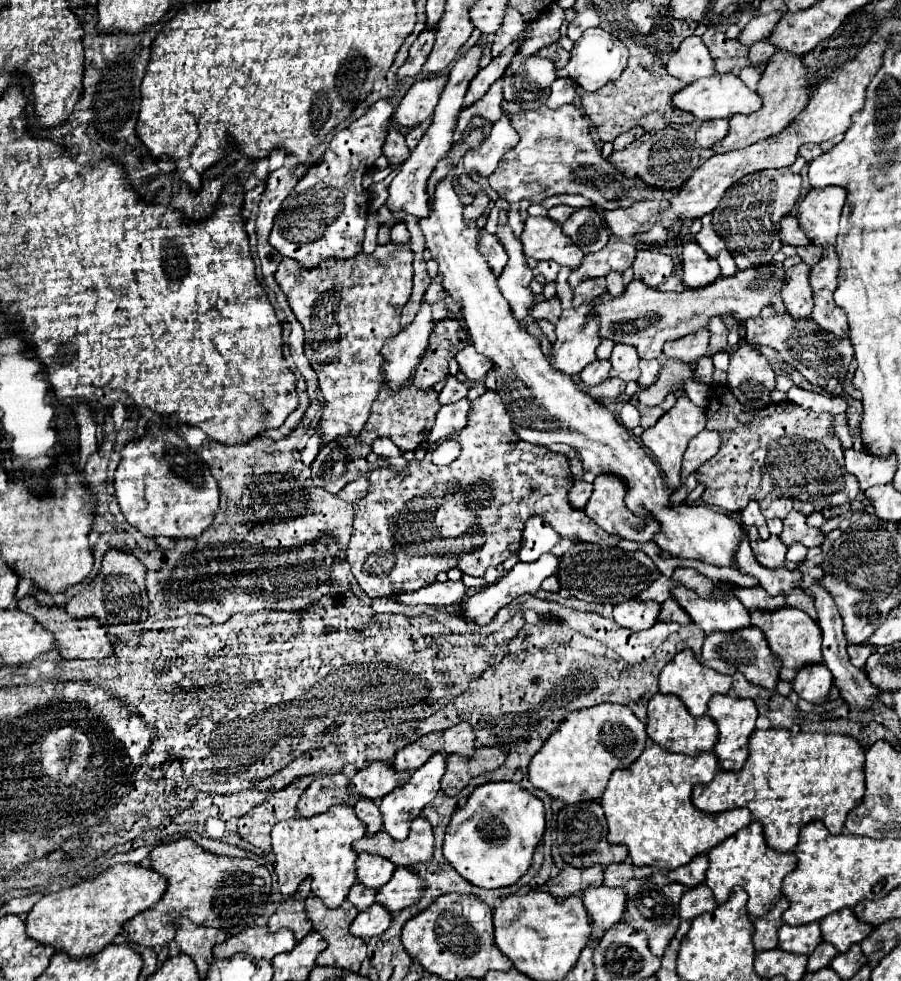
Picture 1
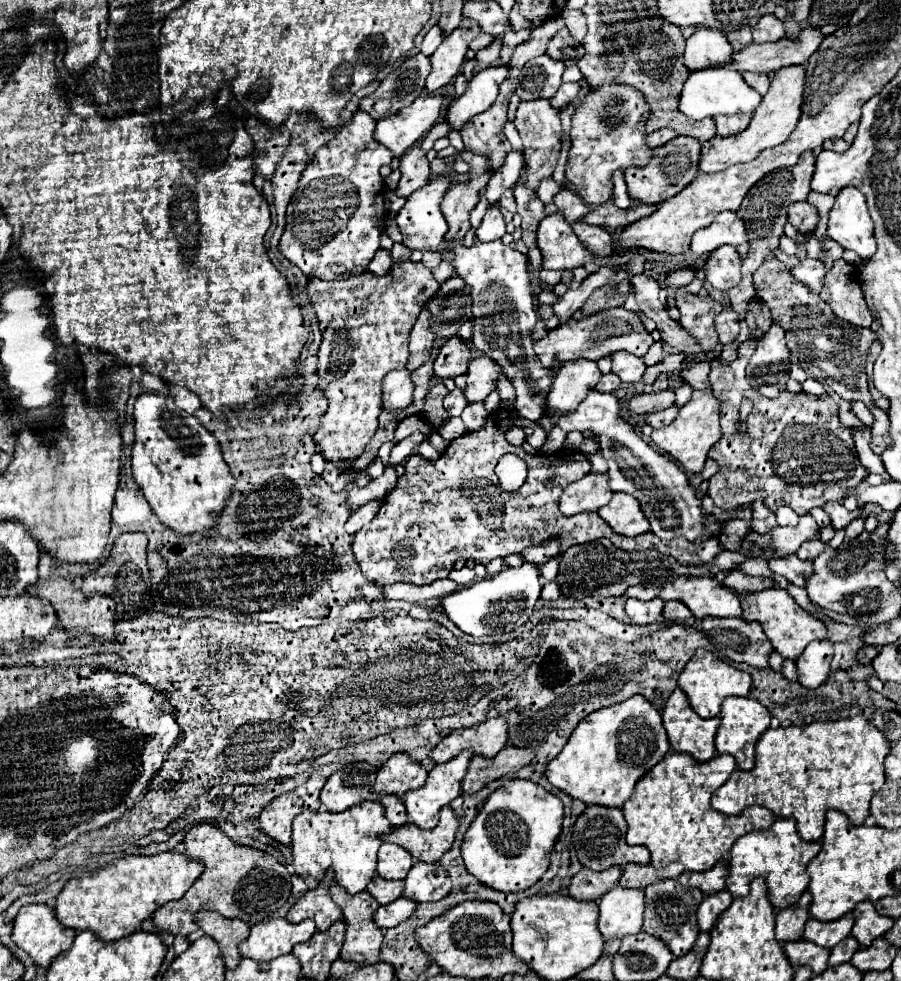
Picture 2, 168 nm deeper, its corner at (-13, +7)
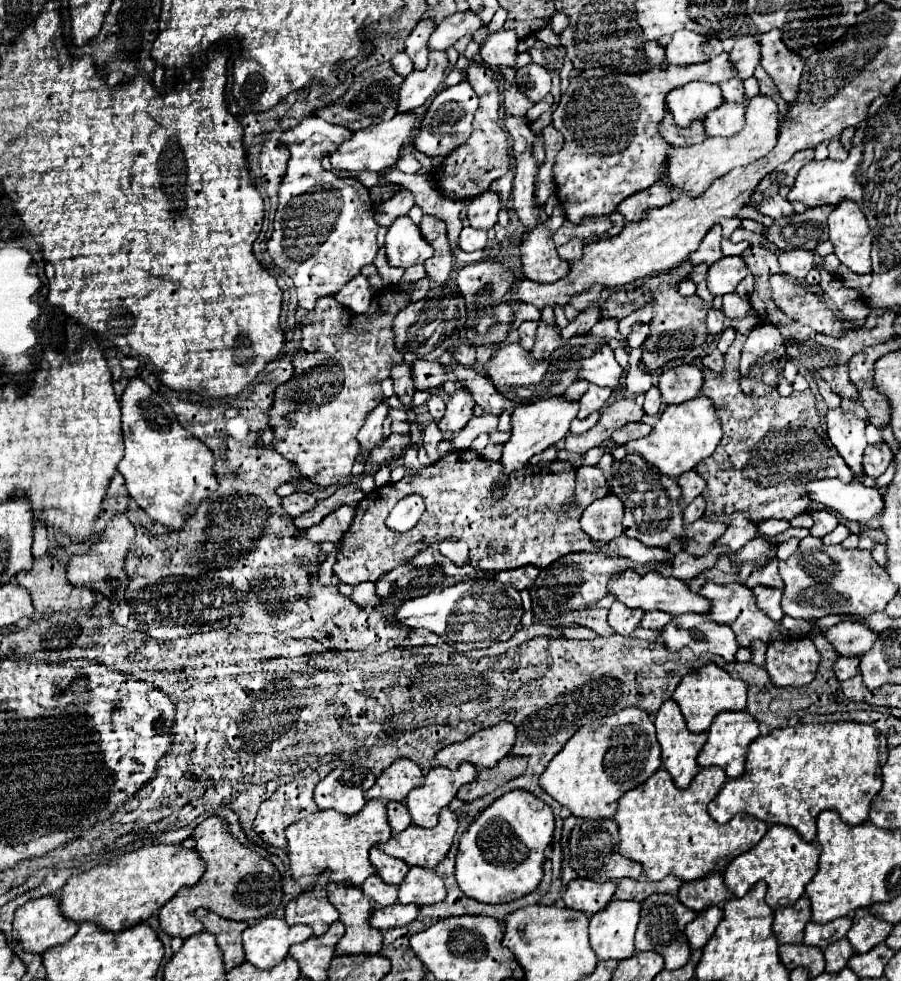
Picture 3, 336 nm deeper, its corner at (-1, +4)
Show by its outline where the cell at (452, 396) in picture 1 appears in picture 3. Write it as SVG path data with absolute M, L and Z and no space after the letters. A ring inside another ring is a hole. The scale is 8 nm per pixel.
M432 395L428 399L428 411L430 411L430 415L432 415L434 421L440 421L444 417L444 407L446 405L444 405L444 399L440 395Z

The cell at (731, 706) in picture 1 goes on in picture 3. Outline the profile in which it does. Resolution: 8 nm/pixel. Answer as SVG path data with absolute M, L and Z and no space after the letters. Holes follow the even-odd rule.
M726 711L724 715L716 717L716 723L712 723L708 731L708 741L702 747L696 763L700 767L722 767L730 779L738 779L744 775L744 763L746 763L746 749L748 745L760 735L758 723L754 717L746 711Z

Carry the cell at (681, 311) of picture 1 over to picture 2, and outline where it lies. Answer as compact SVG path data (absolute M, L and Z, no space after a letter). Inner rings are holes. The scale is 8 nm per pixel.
M618 306L580 320L570 318L562 322L558 328L550 330L542 340L536 342L536 354L540 356L540 360L544 360L544 364L552 364L552 360L560 360L560 362L574 360L576 356L600 360L602 356L614 354L616 350L628 350L628 352L636 352L638 356L644 356L652 346L652 342L654 340L650 332L642 326L640 316L626 310L624 306Z

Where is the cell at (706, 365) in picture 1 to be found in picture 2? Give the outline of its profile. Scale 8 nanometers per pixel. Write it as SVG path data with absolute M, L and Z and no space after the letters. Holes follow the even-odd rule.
M806 152L806 162L798 162L796 166L792 166L790 172L788 172L788 178L776 178L774 174L768 174L766 178L762 178L760 182L756 182L756 184L750 188L750 192L744 196L744 200L742 200L742 206L740 206L740 210L738 210L738 216L740 216L740 220L744 220L744 224L748 226L750 252L748 252L748 256L742 260L742 280L740 280L740 284L736 284L732 290L726 292L726 300L730 302L732 310L738 312L740 333L738 340L736 340L734 344L722 346L722 350L720 350L718 358L716 358L720 364L730 364L730 362L734 362L734 360L738 358L738 356L736 356L736 348L740 346L740 342L744 342L744 340L750 336L745 314L747 312L746 302L748 302L750 298L754 298L752 274L754 274L754 270L764 262L766 256L776 254L776 252L780 250L780 236L784 234L784 224L788 222L788 206L794 204L794 202L800 202L800 200L806 200L806 198L808 198L812 176L814 176L814 154L812 154L812 152Z

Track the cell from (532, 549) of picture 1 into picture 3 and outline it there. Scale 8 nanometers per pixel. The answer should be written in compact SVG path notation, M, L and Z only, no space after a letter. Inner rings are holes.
M520 567L516 571L500 571L500 573L494 575L494 579L504 583L504 585L510 585L518 591L524 591L524 589L532 587L532 583L536 581L538 571L540 569L536 569L536 567Z

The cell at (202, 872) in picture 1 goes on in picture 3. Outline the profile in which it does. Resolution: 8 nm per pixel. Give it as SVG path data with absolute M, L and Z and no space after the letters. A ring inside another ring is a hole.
M224 817L204 819L192 833L196 841L196 851L206 861L206 873L194 887L180 889L162 909L160 909L160 927L172 935L188 939L204 931L204 923L196 919L196 909L204 907L222 915L224 919L234 921L258 921L280 907L282 901L282 875L278 869L258 853L250 851L246 845L236 841L228 829Z

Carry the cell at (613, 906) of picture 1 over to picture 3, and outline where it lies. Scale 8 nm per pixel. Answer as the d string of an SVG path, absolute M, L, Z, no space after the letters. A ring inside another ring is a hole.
M614 899L610 907L592 915L590 943L600 961L628 959L636 955L634 935L640 921L640 903Z

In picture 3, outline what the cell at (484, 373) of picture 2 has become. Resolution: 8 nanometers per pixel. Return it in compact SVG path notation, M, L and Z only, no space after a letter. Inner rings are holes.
M456 389L456 393L450 395L446 403L446 415L438 423L444 441L452 439L452 433L458 433L466 427L466 423L472 419L472 407L474 399L464 389Z

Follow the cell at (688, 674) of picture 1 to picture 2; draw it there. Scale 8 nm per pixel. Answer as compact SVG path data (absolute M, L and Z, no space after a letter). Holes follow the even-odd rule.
M698 648L692 656L692 660L684 666L680 678L678 678L678 688L684 690L690 698L692 708L702 716L702 718L714 718L720 714L720 704L728 696L748 696L752 686L752 678L748 672L736 670L734 666L726 664L724 660L716 658L712 652Z

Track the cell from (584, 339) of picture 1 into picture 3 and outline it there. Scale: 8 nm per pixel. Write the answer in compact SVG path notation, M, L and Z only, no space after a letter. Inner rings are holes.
M558 397L558 399L542 399L542 401L536 401L536 403L528 403L528 405L518 405L516 411L512 413L512 431L510 431L510 439L508 443L504 445L502 449L502 457L500 457L500 463L502 463L502 475L504 479L496 481L496 489L492 491L492 499L494 501L500 501L504 497L504 491L498 489L498 485L502 483L508 483L508 475L512 471L518 471L522 467L528 465L530 457L534 457L536 453L542 453L544 449L548 449L550 445L558 443L560 439L564 439L570 431L570 423L572 419L576 417L576 411L578 411L578 403L570 403L566 401L564 397Z

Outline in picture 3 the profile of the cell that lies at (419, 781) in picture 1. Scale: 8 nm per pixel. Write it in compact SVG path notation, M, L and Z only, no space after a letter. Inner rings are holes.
M462 763L456 771L446 767L434 767L426 773L426 783L416 787L406 797L412 823L420 827L436 827L440 809L446 807L458 793L458 789L476 779L478 771L474 765Z

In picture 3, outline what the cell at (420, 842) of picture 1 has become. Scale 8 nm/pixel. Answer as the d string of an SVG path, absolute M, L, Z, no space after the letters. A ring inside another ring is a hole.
M444 807L444 811L440 813L440 821L434 829L410 825L408 829L392 835L390 841L380 843L378 849L382 849L390 857L406 861L410 867L420 865L434 869L448 855L456 829L458 829L456 813Z

